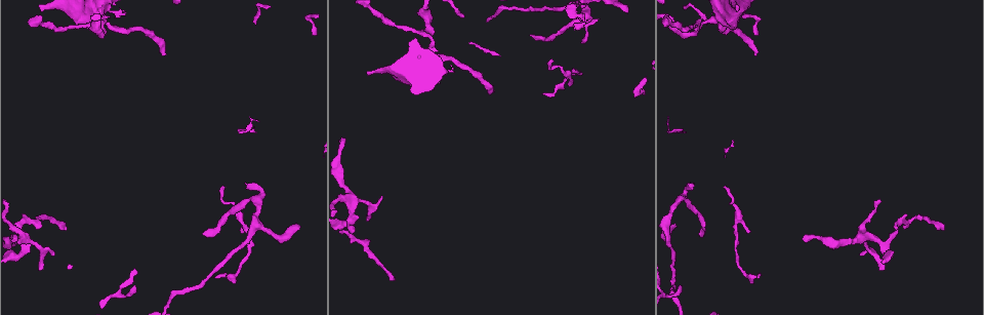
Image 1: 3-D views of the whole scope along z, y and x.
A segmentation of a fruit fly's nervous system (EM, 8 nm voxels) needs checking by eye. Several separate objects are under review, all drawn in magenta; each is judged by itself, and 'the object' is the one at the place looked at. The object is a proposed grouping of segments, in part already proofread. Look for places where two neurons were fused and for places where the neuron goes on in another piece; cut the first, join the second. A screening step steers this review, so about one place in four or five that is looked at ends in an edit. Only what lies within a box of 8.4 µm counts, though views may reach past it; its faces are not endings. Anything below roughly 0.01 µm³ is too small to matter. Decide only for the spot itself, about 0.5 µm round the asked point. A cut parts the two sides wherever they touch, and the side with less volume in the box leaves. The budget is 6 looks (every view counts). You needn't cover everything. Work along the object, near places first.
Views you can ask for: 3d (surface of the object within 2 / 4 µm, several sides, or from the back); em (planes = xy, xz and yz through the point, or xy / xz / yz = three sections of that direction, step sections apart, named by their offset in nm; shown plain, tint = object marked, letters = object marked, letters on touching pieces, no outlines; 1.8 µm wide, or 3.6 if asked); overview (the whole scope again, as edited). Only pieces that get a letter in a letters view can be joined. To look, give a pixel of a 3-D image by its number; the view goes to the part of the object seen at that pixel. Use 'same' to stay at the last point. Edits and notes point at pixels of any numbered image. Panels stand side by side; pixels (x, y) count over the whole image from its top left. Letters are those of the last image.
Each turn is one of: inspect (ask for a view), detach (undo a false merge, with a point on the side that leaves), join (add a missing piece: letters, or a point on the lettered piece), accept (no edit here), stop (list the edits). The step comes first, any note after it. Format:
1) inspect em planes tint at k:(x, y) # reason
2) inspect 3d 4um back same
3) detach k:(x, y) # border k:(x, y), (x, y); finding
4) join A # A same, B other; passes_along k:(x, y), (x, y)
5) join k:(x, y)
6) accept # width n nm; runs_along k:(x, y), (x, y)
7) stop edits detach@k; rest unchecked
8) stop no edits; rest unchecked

inspect em xz step 16 tint at 1:(700, 233) # an open end

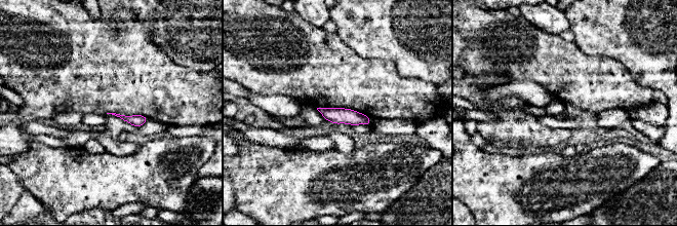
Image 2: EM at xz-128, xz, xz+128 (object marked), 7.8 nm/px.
inspect em planes letters same

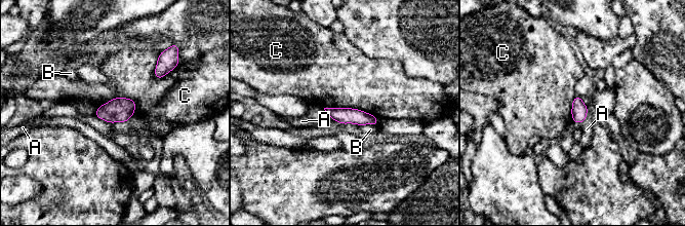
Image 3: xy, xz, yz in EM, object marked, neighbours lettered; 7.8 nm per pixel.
accept # A other, B other, C other; runs_along 3:(329, 110), (374, 121); none of them fits

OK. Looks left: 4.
inspect em planes letters at 1:(880, 243) # sharp bend

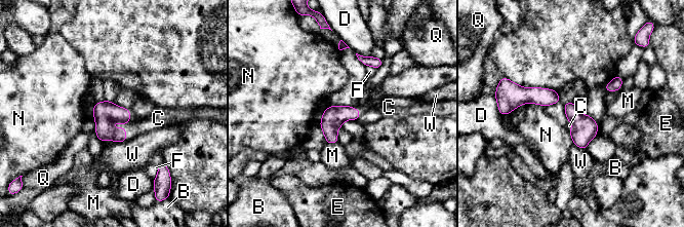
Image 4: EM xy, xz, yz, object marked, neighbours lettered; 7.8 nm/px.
join C # width 180 nm; B other, C same, D other, E other, F other, M other, N other, Q other, W other; passes_along 4:(106, 113), (113, 122), (135, 126); the neuron continues

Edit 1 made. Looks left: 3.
inspect 3d 4um at 1:(943, 230)

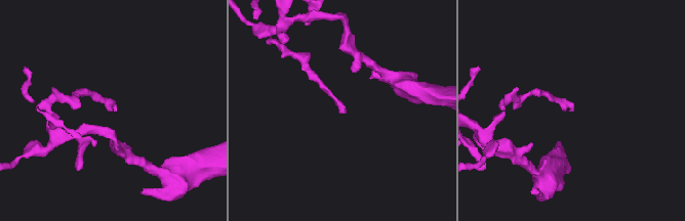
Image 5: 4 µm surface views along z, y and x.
inspect em xz step 8 letters at 5:(571, 108) # shape alone is not enough

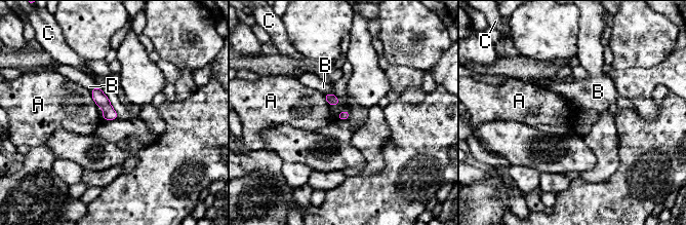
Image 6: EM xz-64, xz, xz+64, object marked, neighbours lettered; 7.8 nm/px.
accept # longest_contact A 140 nm; A other, B other, C other; border 6:(89, 90), (93, 102), (97, 106); no lettered piece goes on from it

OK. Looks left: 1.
stop edits join@4; rest unchecked

